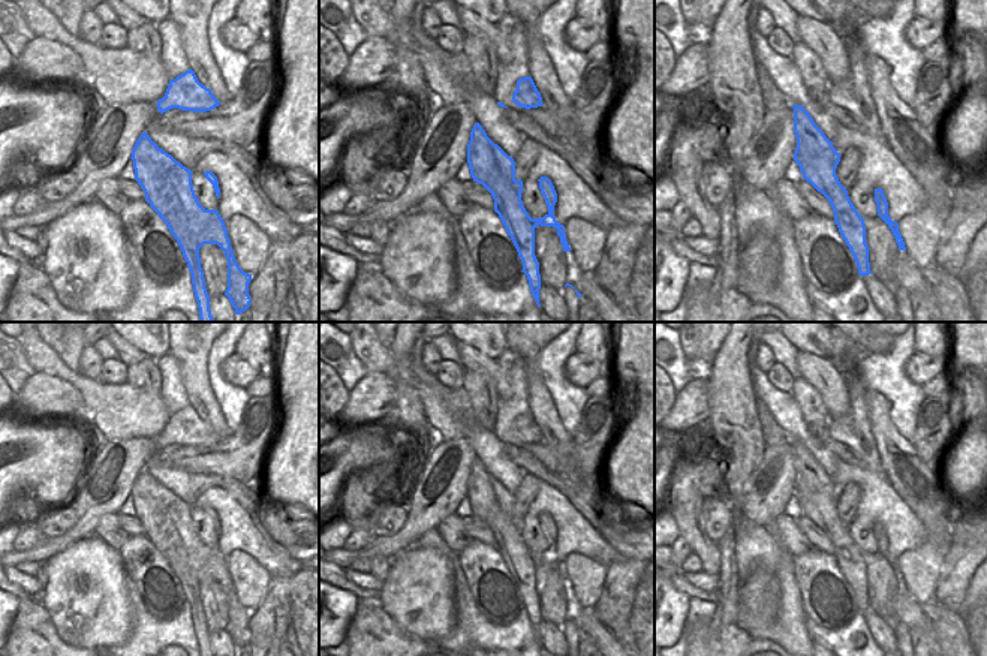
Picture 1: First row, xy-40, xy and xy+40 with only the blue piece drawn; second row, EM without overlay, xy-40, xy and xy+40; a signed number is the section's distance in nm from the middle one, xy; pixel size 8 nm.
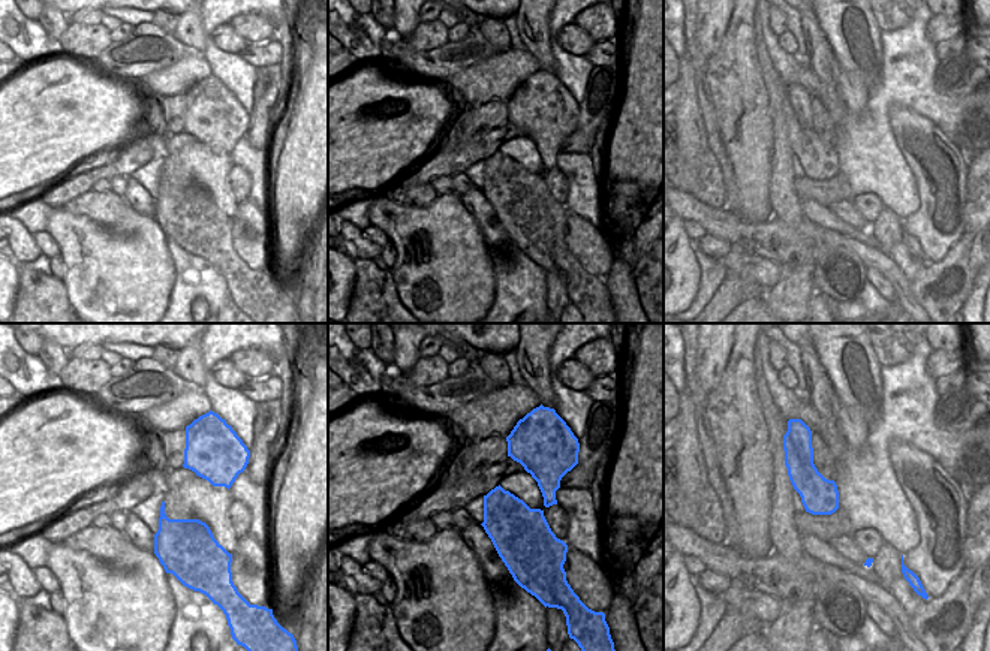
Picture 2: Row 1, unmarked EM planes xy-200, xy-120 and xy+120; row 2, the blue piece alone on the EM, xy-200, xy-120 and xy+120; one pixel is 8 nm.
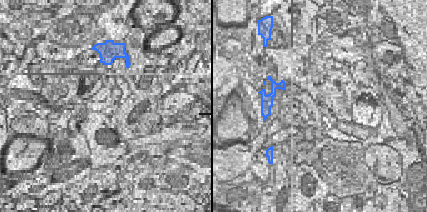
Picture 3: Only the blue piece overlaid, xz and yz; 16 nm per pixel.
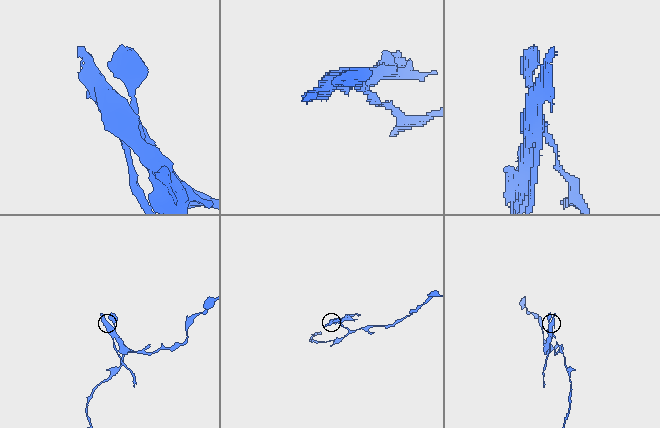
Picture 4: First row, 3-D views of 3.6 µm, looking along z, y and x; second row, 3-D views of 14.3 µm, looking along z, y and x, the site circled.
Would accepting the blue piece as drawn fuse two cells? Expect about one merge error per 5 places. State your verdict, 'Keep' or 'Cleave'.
Cleave

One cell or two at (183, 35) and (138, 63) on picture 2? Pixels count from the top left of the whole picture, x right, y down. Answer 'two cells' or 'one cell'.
two cells

